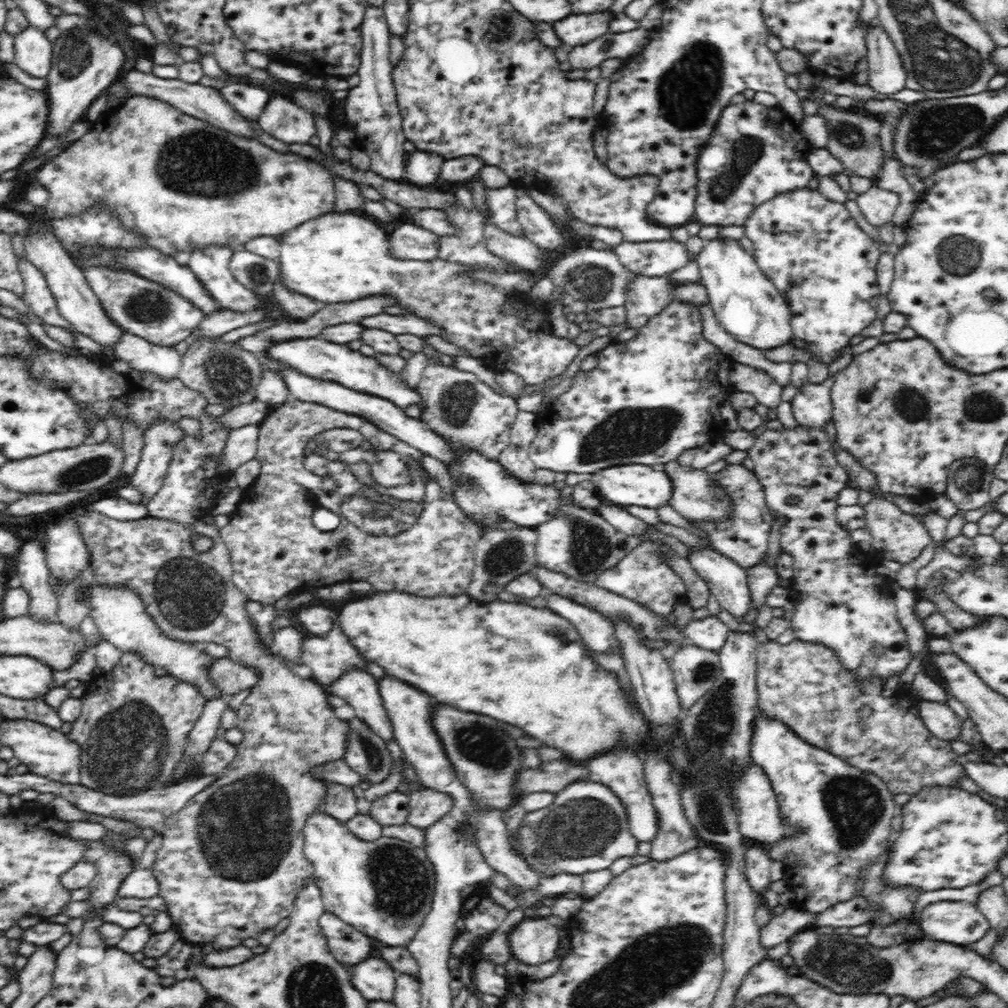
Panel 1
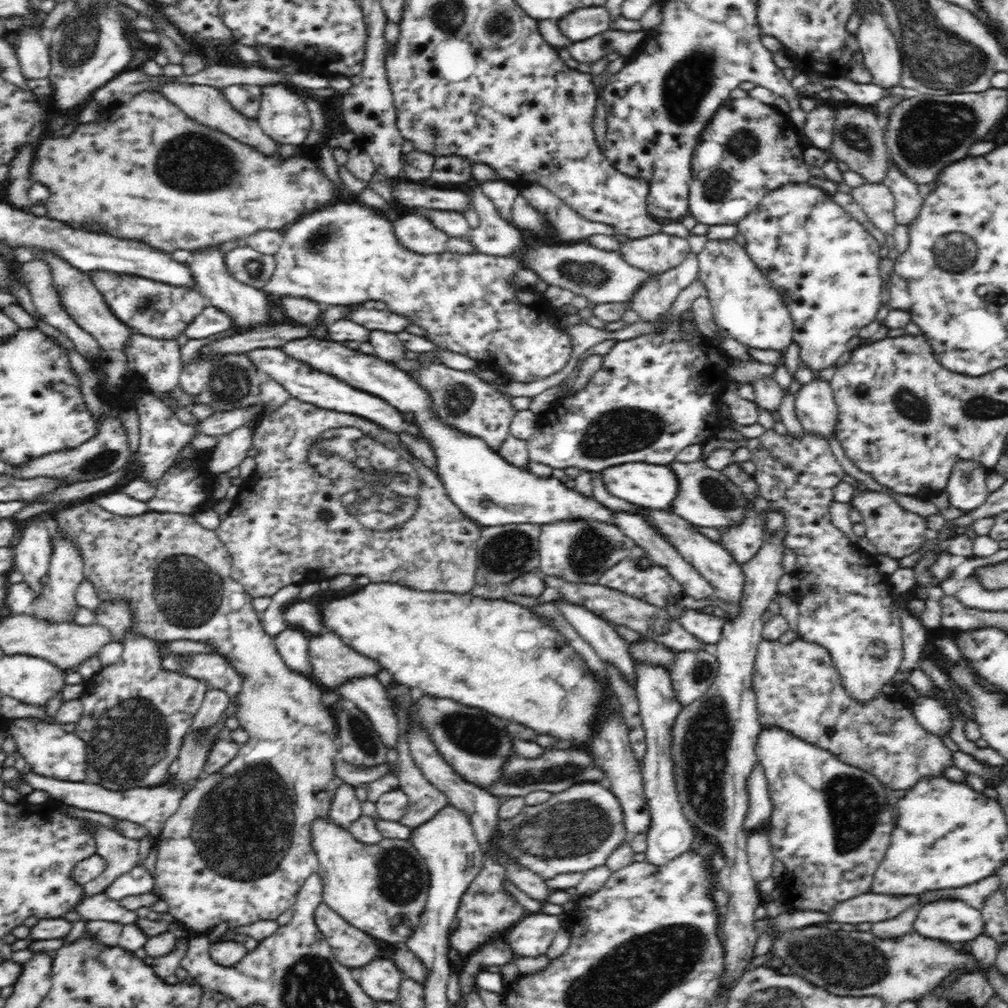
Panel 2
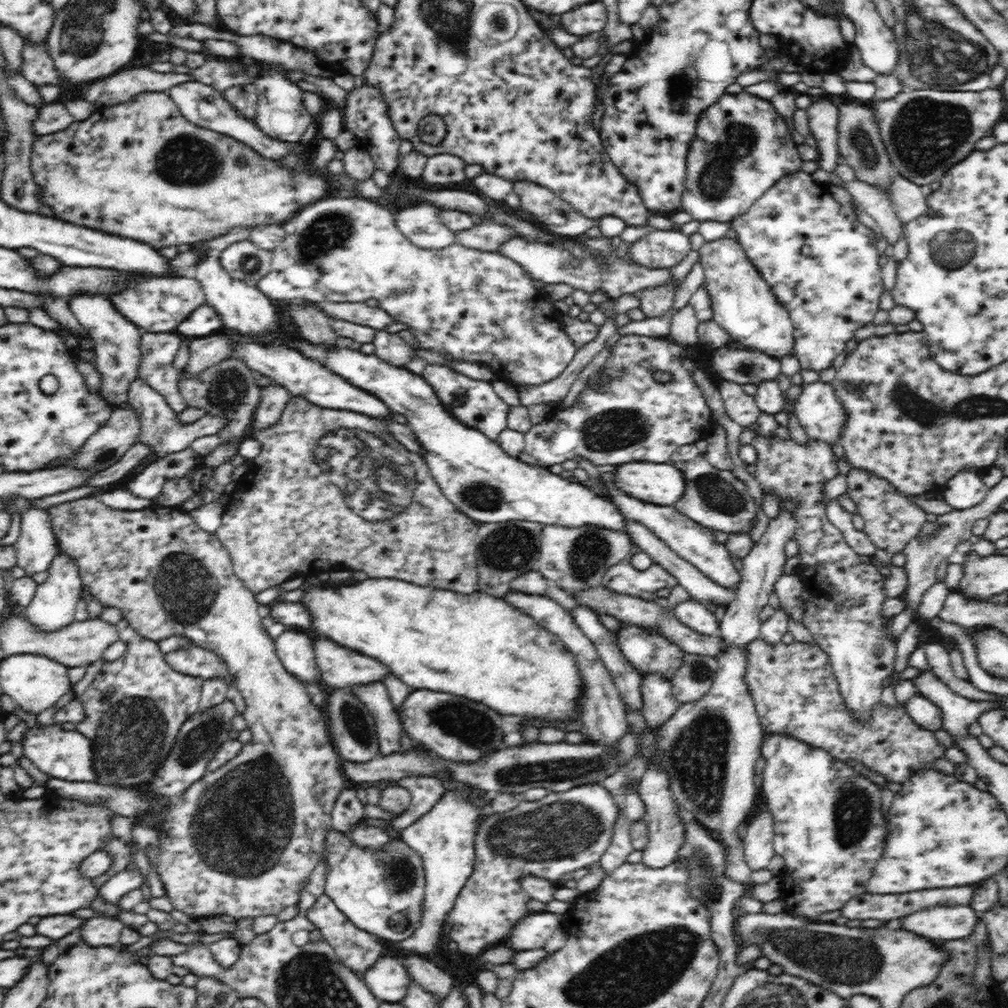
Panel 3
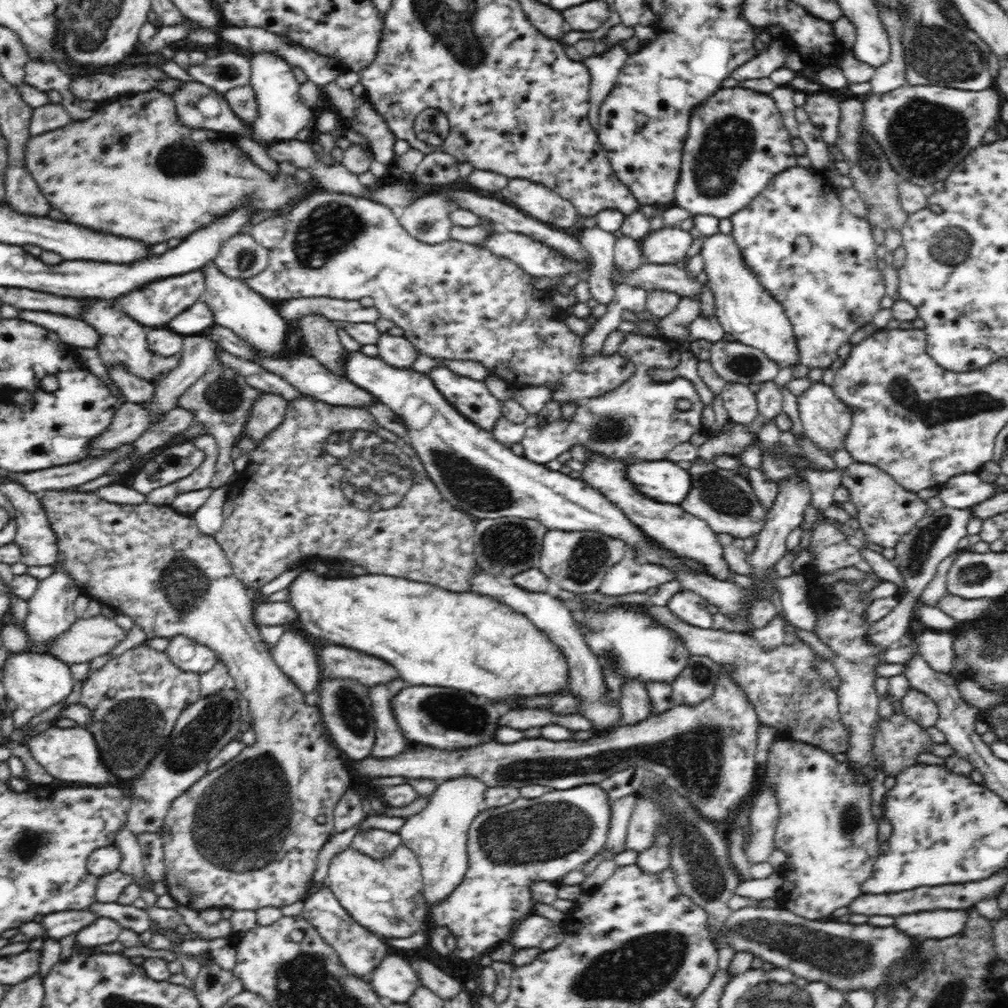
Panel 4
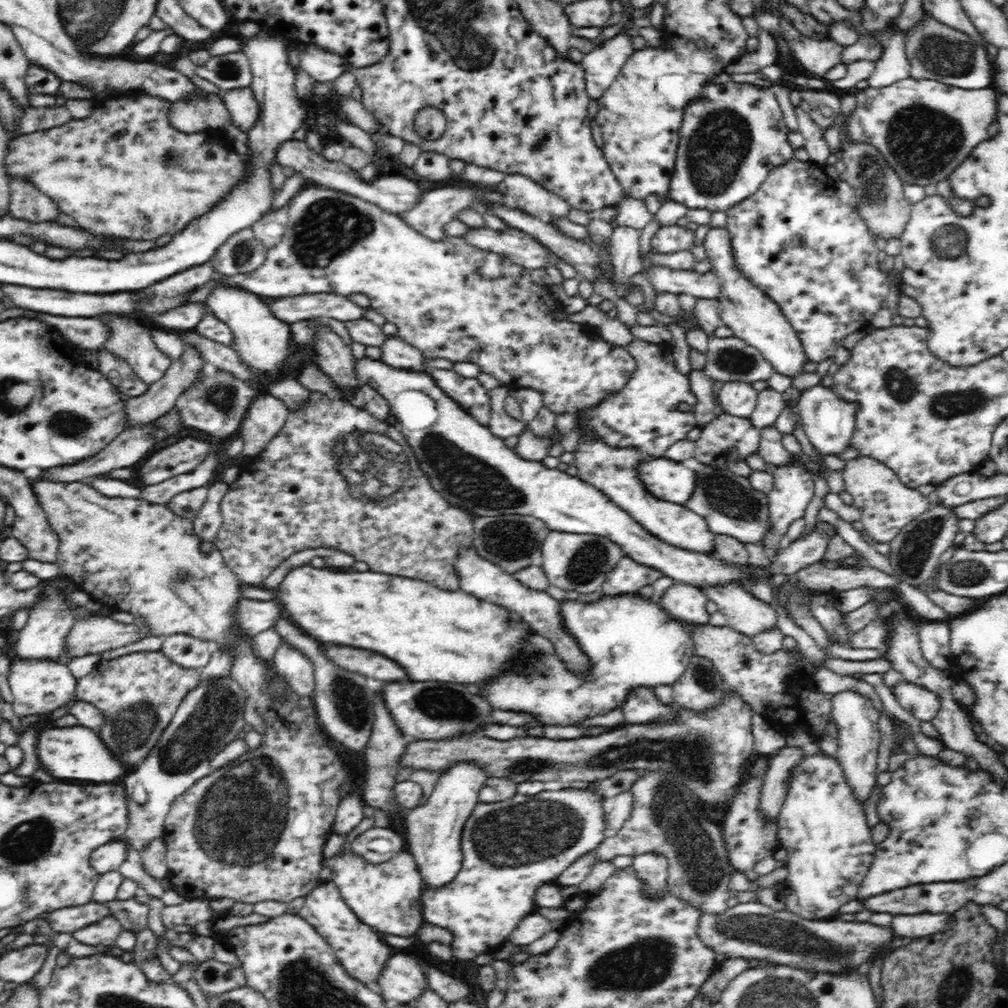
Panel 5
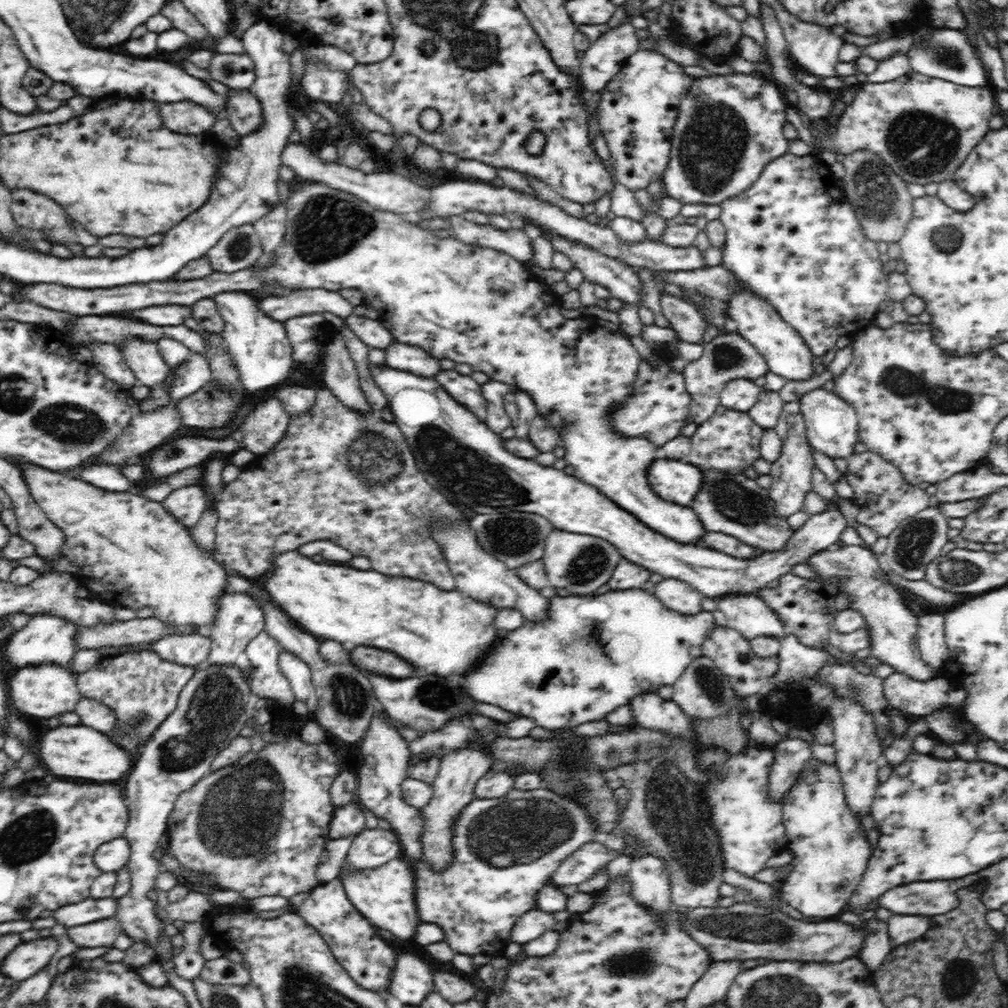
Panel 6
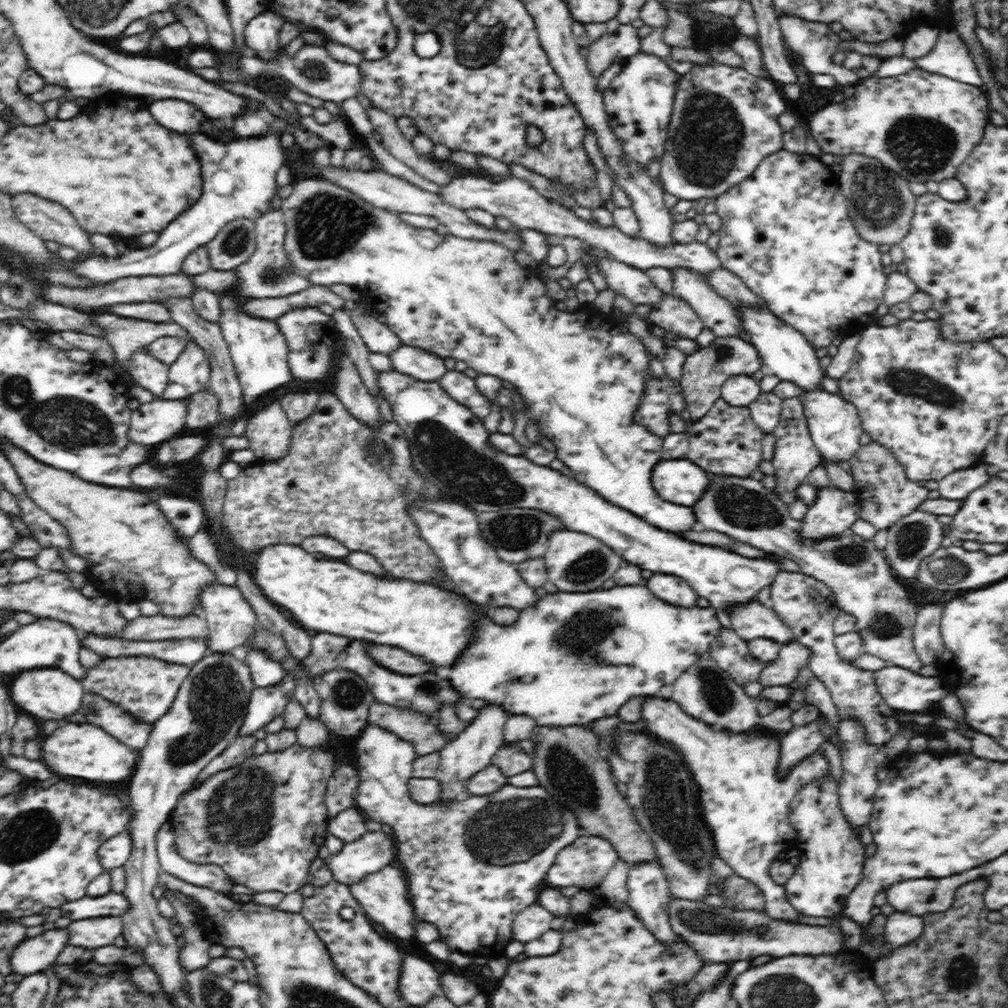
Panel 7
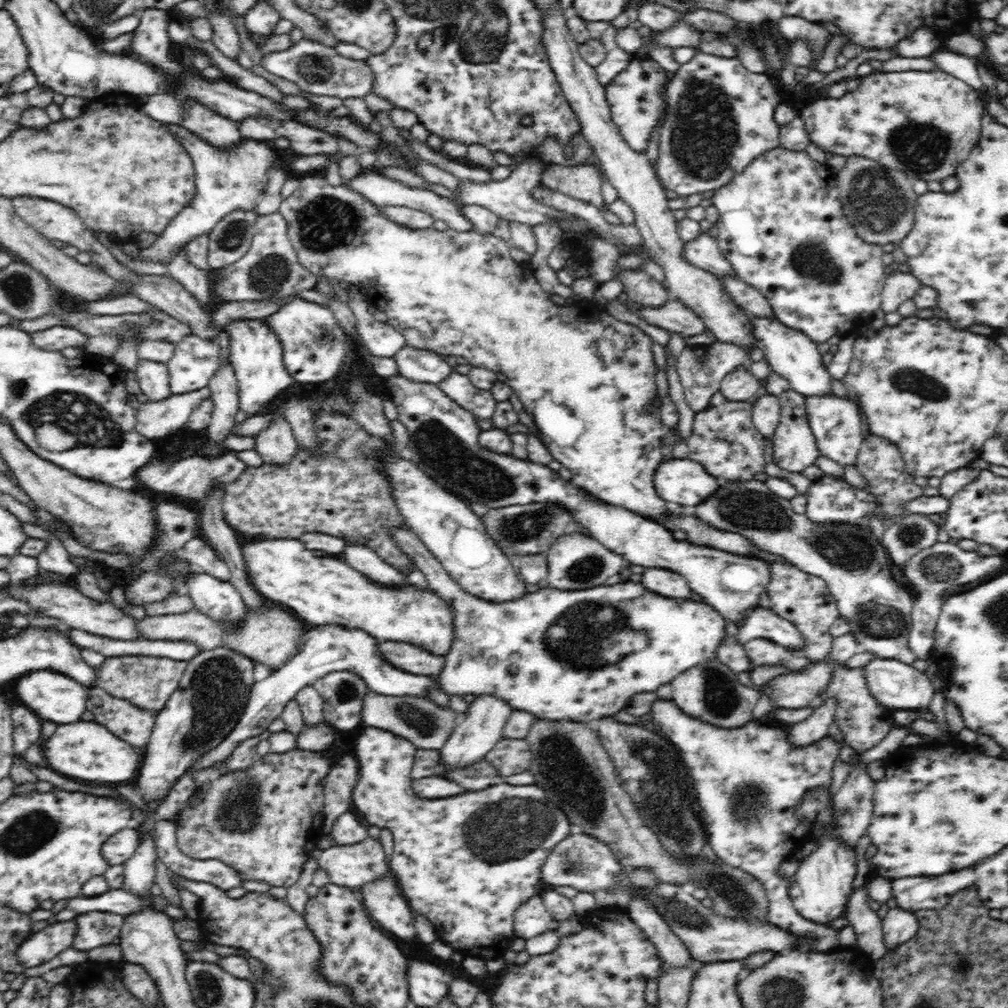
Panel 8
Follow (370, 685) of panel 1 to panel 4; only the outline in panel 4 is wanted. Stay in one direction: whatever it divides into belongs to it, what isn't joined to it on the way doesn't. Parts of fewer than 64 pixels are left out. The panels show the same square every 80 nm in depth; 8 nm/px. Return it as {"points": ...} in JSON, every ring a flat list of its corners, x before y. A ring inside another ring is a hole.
{"points":[[382,683,369,688,369,699,373,704,376,719,376,738,370,756,379,760,394,758,409,745,408,739,402,734,398,721,392,711,391,692,387,684]]}

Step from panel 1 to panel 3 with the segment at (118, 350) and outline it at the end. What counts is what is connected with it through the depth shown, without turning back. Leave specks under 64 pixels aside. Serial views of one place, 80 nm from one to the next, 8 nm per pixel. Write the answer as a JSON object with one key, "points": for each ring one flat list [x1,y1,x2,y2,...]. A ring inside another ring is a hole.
{"points":[[142,332,136,376,159,392,177,414,189,407,179,391,179,369,172,365,182,343,183,337,175,333]]}

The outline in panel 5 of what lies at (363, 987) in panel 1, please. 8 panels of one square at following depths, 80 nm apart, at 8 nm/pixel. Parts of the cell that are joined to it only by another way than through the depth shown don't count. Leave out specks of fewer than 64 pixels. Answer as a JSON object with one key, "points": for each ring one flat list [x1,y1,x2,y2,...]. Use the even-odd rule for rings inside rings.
{"points":[[398,954,386,962,377,980,376,990,385,1001,396,1000,402,1005,412,1004,428,987,423,964,410,956]]}

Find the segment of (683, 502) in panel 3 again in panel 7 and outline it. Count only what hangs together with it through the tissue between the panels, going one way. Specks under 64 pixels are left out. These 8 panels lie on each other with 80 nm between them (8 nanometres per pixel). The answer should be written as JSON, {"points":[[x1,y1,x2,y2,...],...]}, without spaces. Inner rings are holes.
{"points":[[710,474,710,486,706,488,706,494,692,506,698,522,706,530,715,530,736,541,750,544,767,554,777,555,779,558,786,558,800,565,800,572,814,577,816,580,827,584,834,593,836,605,842,611,854,616,857,621,856,629,862,637,862,650,872,656,882,658,889,665,906,668,918,673,923,662,920,660,916,649,914,649,913,629,917,620,918,607,915,601,910,598,908,591,902,584,896,581,896,576,891,572,886,559,882,557,882,551,878,550,871,540,866,541,856,535,853,531,842,532,840,536,828,538,828,540,805,540,801,537,802,521,790,517,788,504,778,497,774,492,765,488,758,480,751,477,740,478,726,475]]}

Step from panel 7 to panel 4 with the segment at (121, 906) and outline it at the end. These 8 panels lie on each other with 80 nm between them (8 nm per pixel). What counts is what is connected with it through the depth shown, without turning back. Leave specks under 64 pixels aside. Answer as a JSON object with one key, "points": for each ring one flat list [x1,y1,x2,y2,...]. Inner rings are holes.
{"points":[[66,910,44,915,41,925,46,930,48,939,61,939,69,934,74,934,82,928,92,924,97,914,84,910]]}

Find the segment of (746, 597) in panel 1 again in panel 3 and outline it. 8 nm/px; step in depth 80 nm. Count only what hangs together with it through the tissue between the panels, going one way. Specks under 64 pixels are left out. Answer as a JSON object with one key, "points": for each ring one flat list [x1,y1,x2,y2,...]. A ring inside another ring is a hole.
{"points":[[610,472,604,474,602,480,606,482,606,486,608,486,608,490,610,490,612,498,614,498,614,504,620,506,620,513,625,519,634,520,646,526,646,529,658,536,677,556,693,564,702,574,705,574,716,584,724,588,737,588,742,574,734,566,732,557,725,548,725,544,720,544,720,542,716,541,712,530,694,523,686,515,676,511,673,506,664,508,664,506,654,506,654,504,646,504,646,502,634,500,634,498,628,498,626,494,614,490,614,482,612,482,614,476]]}

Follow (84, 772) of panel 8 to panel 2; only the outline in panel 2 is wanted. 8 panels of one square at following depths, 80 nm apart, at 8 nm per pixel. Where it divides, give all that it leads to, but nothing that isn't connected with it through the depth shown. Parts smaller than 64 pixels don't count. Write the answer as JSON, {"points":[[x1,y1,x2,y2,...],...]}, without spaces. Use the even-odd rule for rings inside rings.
{"points":[[13,719,8,722,7,736,14,739,17,751,26,759,28,771,68,782,85,780,86,744,74,733,64,731,60,723]]}

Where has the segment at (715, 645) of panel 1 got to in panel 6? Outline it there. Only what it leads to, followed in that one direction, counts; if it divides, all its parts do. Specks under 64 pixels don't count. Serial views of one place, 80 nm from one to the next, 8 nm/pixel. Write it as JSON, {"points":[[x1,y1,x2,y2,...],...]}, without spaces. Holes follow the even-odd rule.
{"points":[[664,577,661,583,655,585,654,594,666,608,685,616,695,616,699,614,698,612,702,612,704,595,696,591,690,584]]}

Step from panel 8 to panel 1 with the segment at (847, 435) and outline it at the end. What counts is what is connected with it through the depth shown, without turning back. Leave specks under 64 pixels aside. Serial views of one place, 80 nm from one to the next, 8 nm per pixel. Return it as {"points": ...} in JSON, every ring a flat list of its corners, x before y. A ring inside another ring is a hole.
{"points":[[830,375,822,383,804,383,791,400,794,418,798,424,817,429,833,420,831,390,836,376]]}

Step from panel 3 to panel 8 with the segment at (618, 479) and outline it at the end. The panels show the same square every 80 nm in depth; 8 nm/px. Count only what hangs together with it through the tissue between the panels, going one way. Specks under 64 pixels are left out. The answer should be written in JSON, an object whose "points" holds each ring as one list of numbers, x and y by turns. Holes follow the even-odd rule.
{"points":[[690,458,662,462,654,476,658,496,680,506,698,506,718,490,717,477]]}

